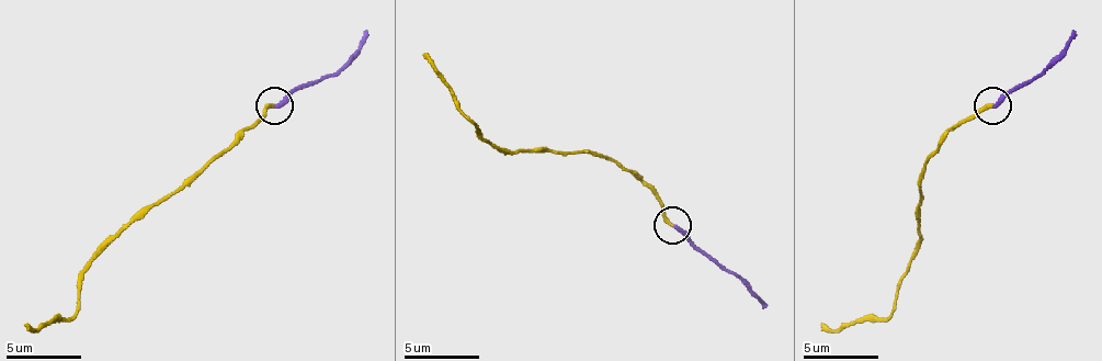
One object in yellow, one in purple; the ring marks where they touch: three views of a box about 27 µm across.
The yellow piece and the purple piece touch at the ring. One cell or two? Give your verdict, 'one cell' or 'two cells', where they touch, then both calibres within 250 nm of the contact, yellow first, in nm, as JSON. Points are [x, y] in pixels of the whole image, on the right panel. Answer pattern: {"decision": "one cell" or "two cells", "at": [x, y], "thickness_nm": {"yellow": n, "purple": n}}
{"decision": "two cells", "at": [992, 105], "thickness_nm": {"yellow": 300, "purple": 280}}

